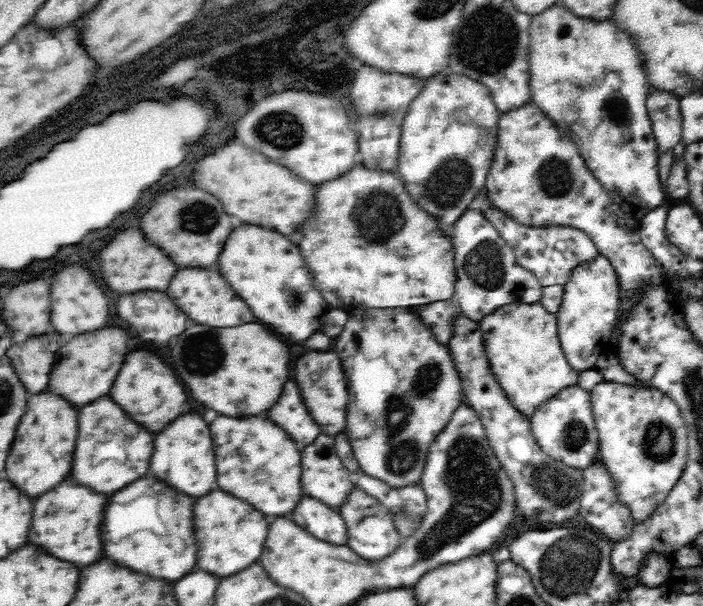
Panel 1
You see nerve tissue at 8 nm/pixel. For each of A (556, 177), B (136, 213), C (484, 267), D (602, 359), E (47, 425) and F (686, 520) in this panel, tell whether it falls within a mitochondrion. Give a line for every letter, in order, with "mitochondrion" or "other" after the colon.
A: mitochondrion
B: other
C: mitochondrion
D: other
E: other
F: other

